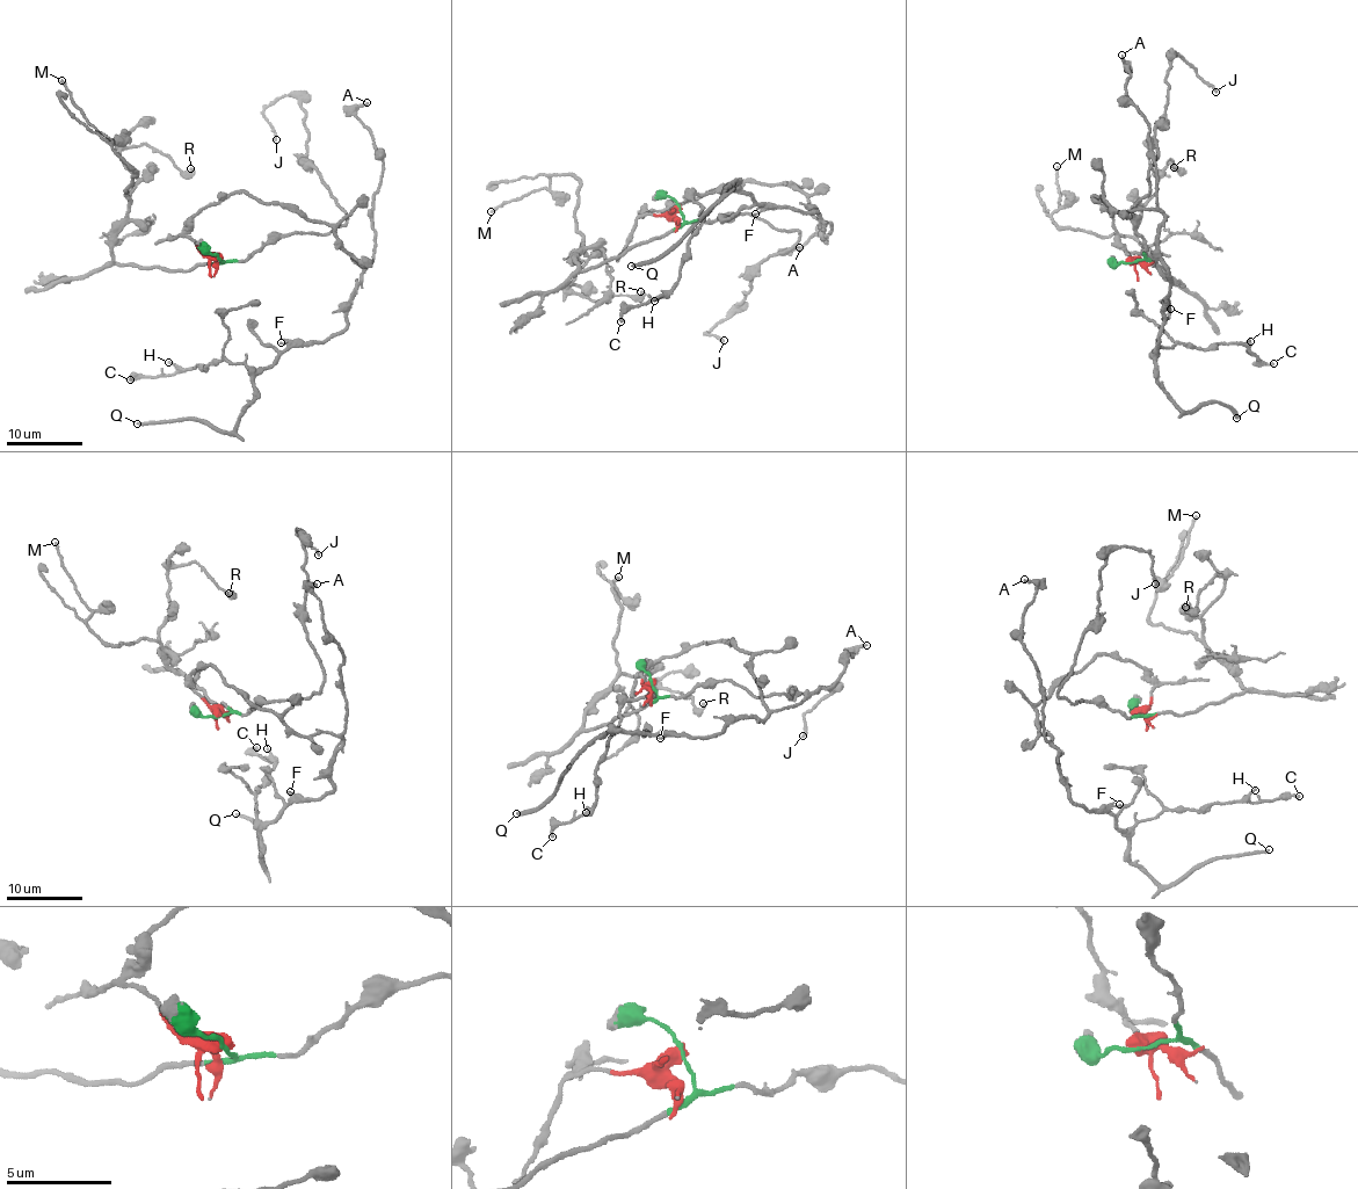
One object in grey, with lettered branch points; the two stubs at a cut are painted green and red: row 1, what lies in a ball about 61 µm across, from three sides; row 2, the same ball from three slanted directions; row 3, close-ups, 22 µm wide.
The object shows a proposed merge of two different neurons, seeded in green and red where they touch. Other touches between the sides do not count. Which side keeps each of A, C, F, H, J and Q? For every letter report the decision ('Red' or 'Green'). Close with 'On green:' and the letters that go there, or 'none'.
A: Red
C: Red
F: Red
H: Red
J: Green
Q: Red
On green: J

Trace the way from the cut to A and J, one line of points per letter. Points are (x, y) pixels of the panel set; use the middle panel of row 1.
A: (678, 208), (644, 214), (711, 189), (783, 182), (832, 224), (825, 244), (814, 234), (790, 251), (800, 247)
J: (678, 208), (685, 220), (742, 214), (799, 232), (791, 248), (763, 261), (745, 299), (705, 332), (724, 341)

